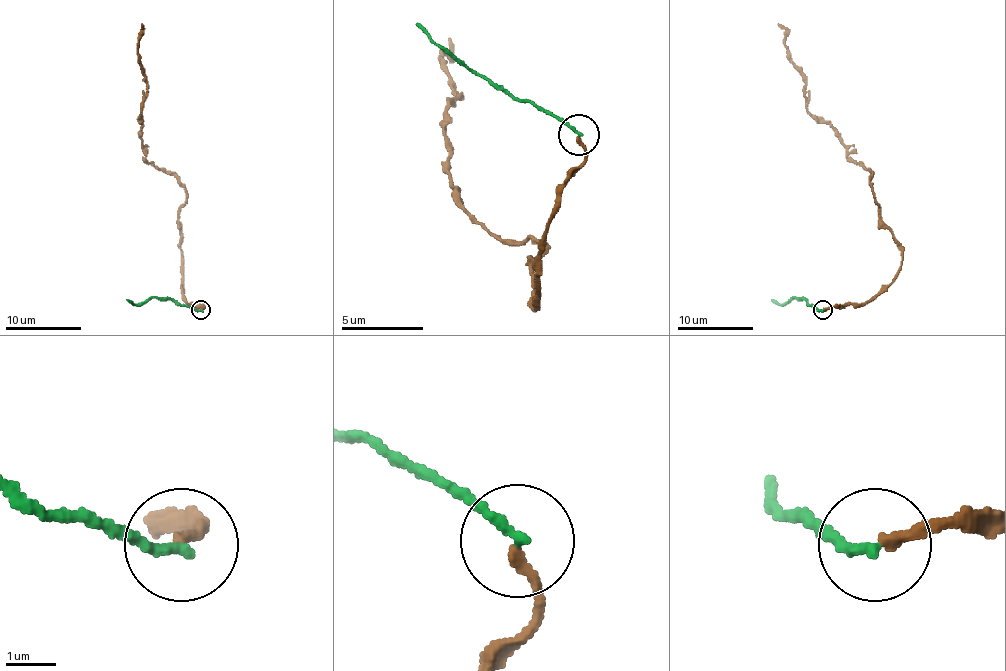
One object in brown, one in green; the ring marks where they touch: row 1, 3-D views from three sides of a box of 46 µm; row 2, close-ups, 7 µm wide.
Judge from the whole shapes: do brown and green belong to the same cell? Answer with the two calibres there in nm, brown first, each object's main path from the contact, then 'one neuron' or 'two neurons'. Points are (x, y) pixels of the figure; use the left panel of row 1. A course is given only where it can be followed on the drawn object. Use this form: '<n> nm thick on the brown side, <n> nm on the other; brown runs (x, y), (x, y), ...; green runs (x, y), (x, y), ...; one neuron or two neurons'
220 nm thick on the brown side, 200 nm on the other; brown runs (201, 310), (184, 299), (184, 187), (147, 161), (141, 136), (141, 23); green runs (201, 310), (154, 297), (137, 304), (126, 299); two neurons

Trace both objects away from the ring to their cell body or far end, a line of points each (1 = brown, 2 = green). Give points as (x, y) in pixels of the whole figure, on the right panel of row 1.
1: (824, 310), (875, 299), (899, 269), (901, 246), (880, 219), (871, 172), (807, 110), (805, 76), (778, 23)
2: (822, 310), (795, 297), (782, 304), (771, 299)

